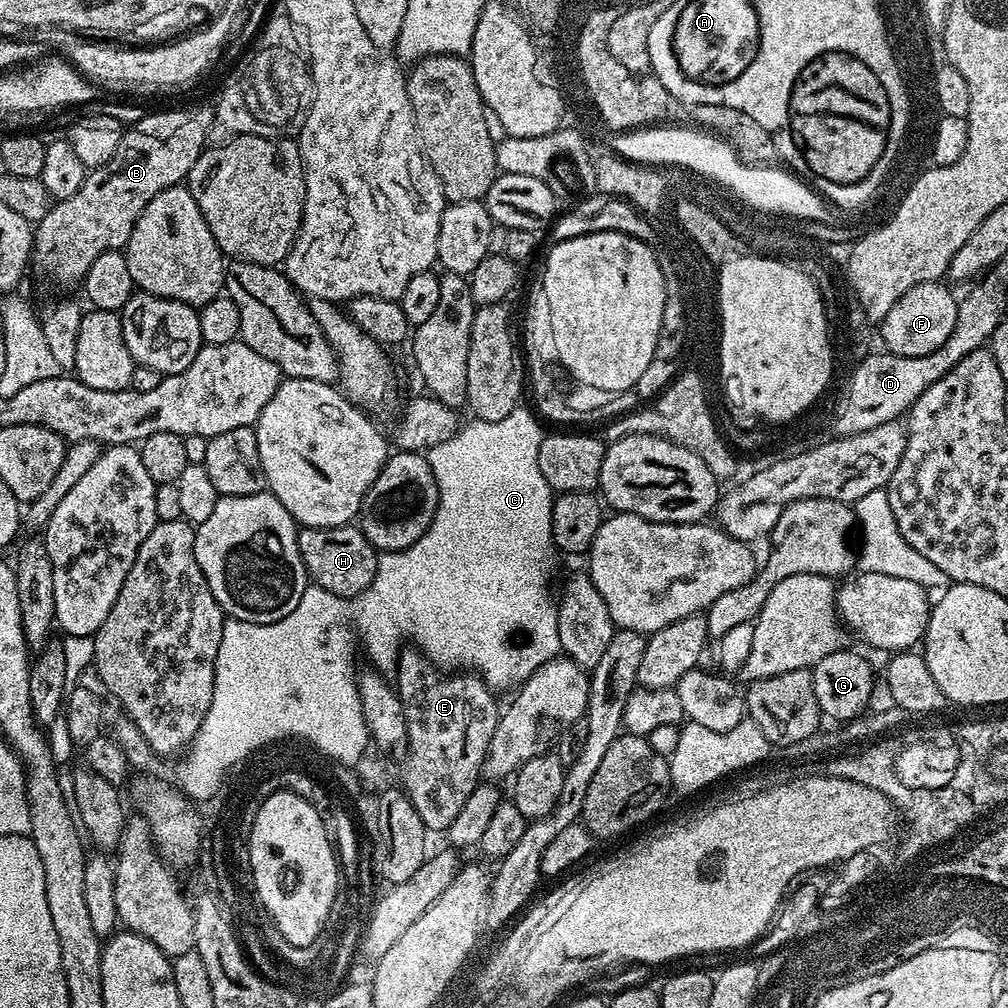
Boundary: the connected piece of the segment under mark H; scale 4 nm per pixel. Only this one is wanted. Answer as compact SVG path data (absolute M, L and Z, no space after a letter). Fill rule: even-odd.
M352 524L329 528L301 527L296 537L304 569L315 587L324 588L335 596L355 598L365 592L370 582L374 582L378 552L359 527Z

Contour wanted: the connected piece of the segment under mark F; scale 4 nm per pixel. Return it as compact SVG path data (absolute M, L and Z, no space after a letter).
M935 280L922 282L906 290L906 294L902 294L902 298L890 306L890 314L886 314L886 318L881 321L878 331L887 351L903 356L921 356L938 350L938 346L950 338L958 318L958 300L957 297L952 297L947 286L949 287L947 283Z

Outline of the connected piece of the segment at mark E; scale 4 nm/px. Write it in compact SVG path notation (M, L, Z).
M419 650L408 651L401 651L400 659L397 660L394 669L394 675L396 675L396 680L394 676L394 687L400 694L400 701L406 714L406 730L410 739L412 739L412 756L411 759L408 759L407 775L402 781L402 791L414 806L414 810L418 810L418 818L422 818L425 829L429 833L440 832L440 834L444 834L447 833L450 822L454 822L454 818L458 818L458 810L462 810L462 806L466 806L466 798L470 798L470 794L475 790L477 784L481 783L484 759L488 753L490 738L494 738L496 723L500 721L501 709L496 708L496 700L492 697L495 696L493 689L489 688L479 676L475 674L442 674L441 669L433 664L423 652Z

